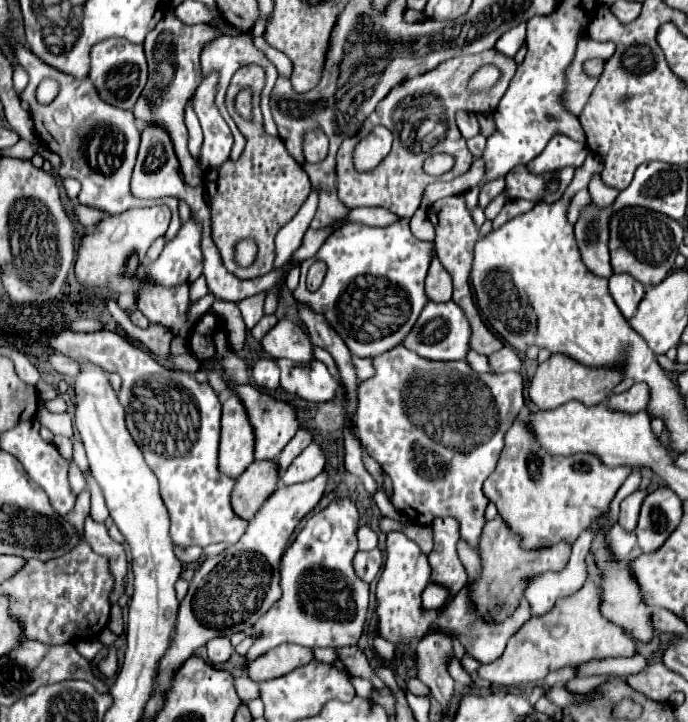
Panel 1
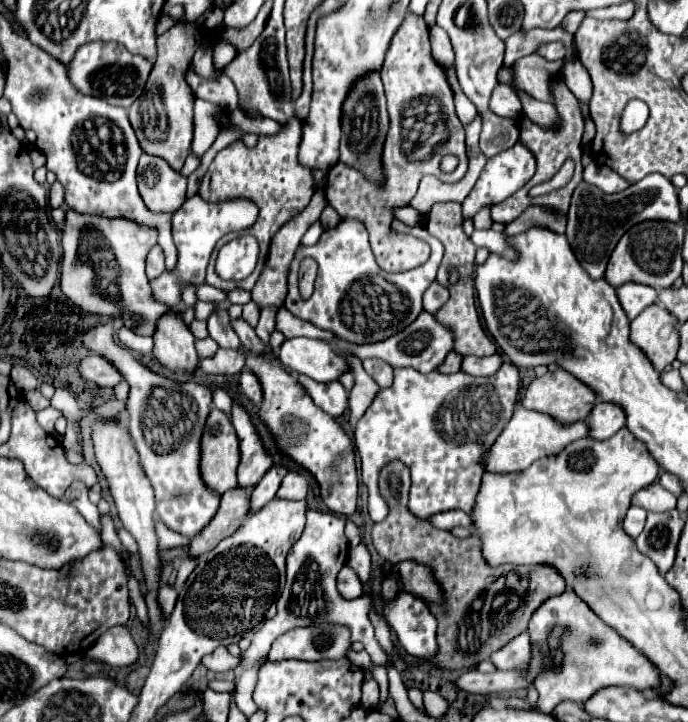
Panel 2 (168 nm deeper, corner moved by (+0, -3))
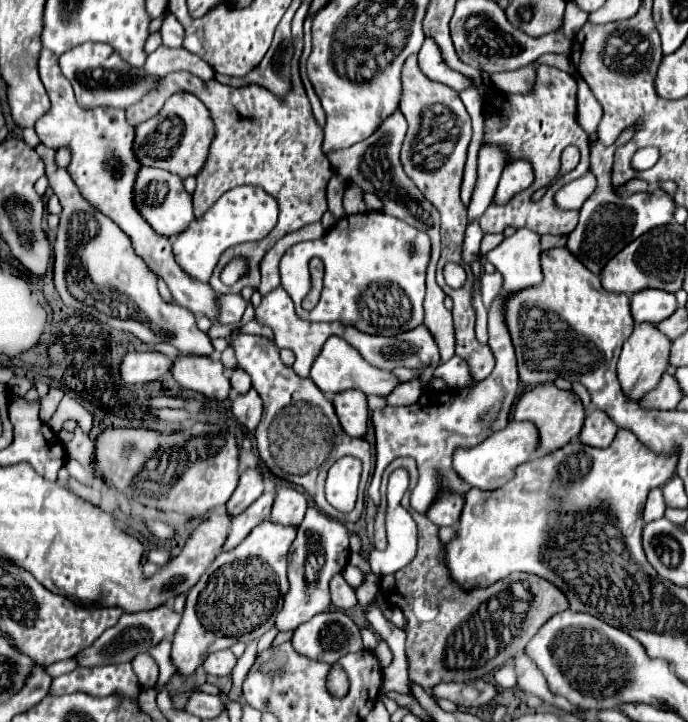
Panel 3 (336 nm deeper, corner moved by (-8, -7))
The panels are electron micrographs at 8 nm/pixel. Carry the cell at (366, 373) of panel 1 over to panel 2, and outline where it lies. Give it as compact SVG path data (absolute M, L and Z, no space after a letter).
M366 359L364 363L364 371L380 385L380 387L390 387L392 379L394 379L394 369L388 367L388 363L380 361L380 359Z

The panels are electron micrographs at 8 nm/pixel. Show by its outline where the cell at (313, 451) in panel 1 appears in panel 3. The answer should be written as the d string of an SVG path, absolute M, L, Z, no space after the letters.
M282 485L278 487L276 493L276 503L272 507L272 515L270 519L274 523L282 523L282 525L300 525L304 519L304 513L308 509L308 499L304 493L300 493L294 487Z

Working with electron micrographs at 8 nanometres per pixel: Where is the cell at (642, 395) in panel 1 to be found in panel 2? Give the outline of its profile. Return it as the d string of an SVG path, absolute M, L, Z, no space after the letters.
M598 401L592 407L590 417L588 417L588 429L590 429L592 439L604 441L612 437L622 425L624 425L624 411L620 411L616 405Z

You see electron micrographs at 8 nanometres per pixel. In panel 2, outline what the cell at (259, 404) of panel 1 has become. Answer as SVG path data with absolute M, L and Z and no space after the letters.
M238 403L232 405L232 425L240 441L240 465L238 465L238 485L242 489L254 487L264 473L272 467L272 457L262 449L260 437L250 423L246 409Z

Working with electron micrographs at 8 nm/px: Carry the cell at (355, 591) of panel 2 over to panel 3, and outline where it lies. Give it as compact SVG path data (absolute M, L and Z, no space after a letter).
M340 573L332 577L330 593L332 593L332 605L338 609L352 609L358 603L356 591L346 583L346 579Z

